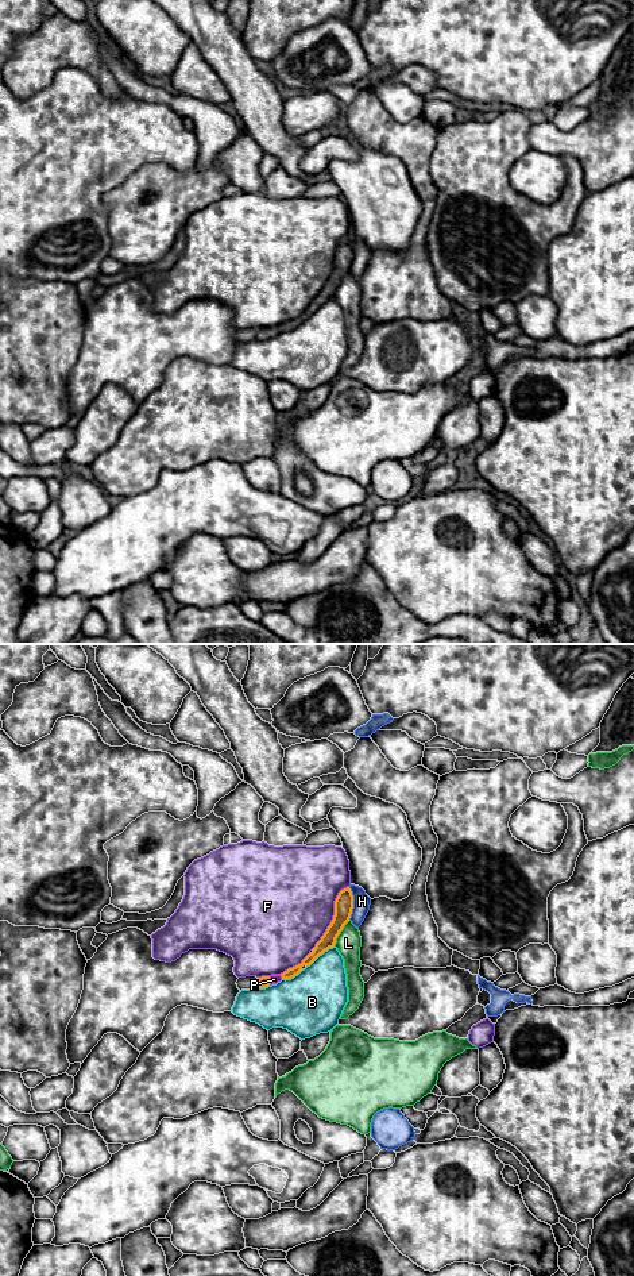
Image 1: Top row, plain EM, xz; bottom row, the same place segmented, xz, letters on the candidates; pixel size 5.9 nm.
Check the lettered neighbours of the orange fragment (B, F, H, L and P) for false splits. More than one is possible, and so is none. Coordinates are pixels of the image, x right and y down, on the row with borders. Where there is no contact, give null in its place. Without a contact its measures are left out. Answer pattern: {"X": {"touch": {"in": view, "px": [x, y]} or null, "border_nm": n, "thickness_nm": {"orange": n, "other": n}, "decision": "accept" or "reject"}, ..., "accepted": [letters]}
{"B": {"touch": {"in": "xz", "px": [320, 953]}, "border_nm": 220, "thickness_nm": {"orange": 90, "other": 360}, "decision": "reject"}, "F": {"touch": {"in": "xz", "px": [333, 916]}, "border_nm": 420, "thickness_nm": {"orange": 110, "other": 480}, "decision": "reject"}, "H": {"touch": {"in": "xz", "px": [352, 904]}, "border_nm": 190, "thickness_nm": {"orange": 110, "other": 100}, "decision": "reject"}, "L": {"touch": {"in": "xz", "px": [339, 933]}, "border_nm": 190, "thickness_nm": {"orange": 110, "other": 150}, "decision": "reject"}, "P": {"touch": {"in": "xz", "px": [269, 980]}, "border_nm": 60, "thickness_nm": {"orange": 70, "other": 60}, "decision": "accept"}, "accepted": ["P"]}

